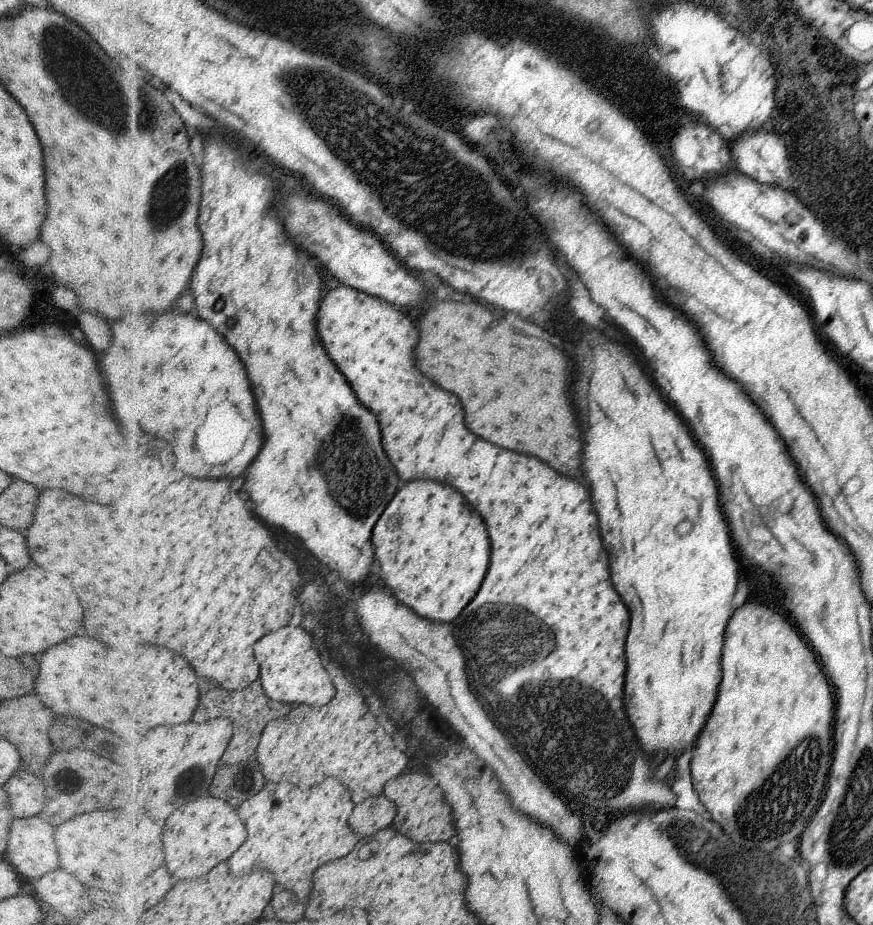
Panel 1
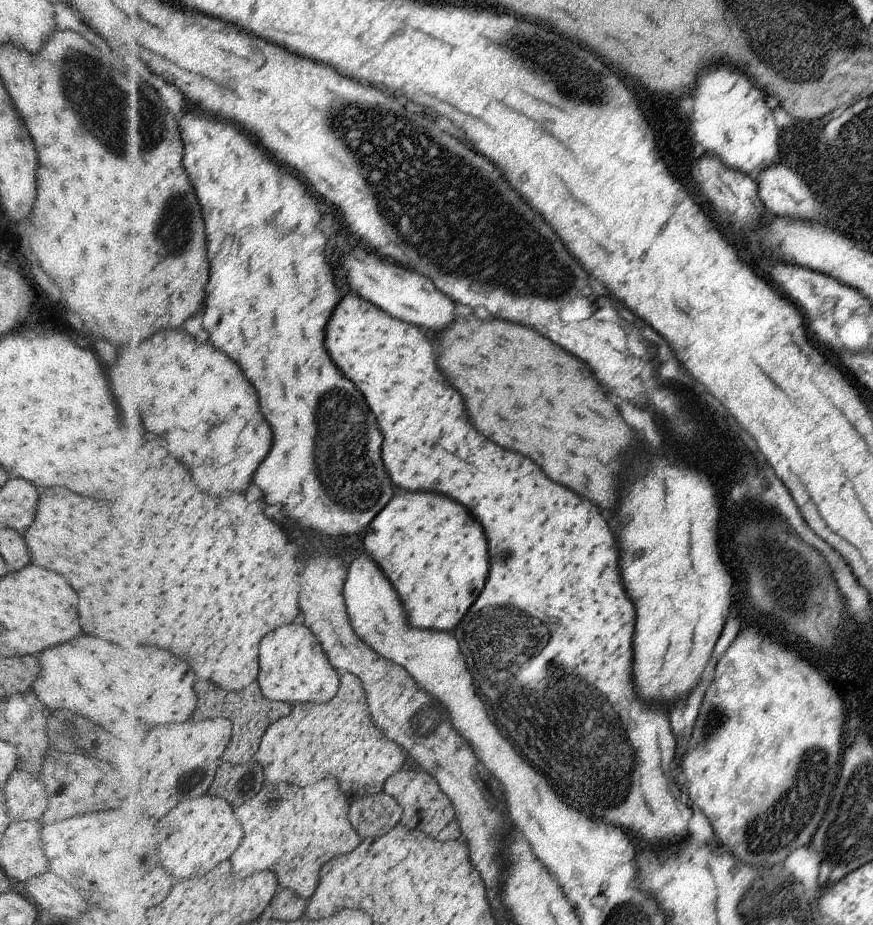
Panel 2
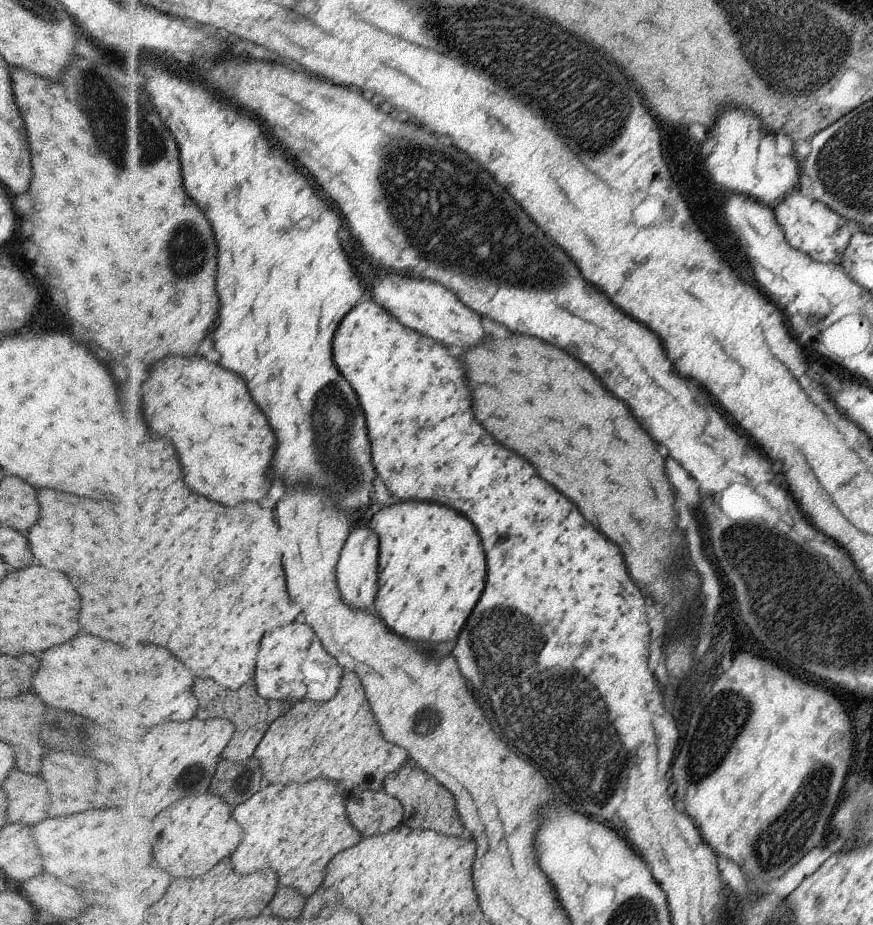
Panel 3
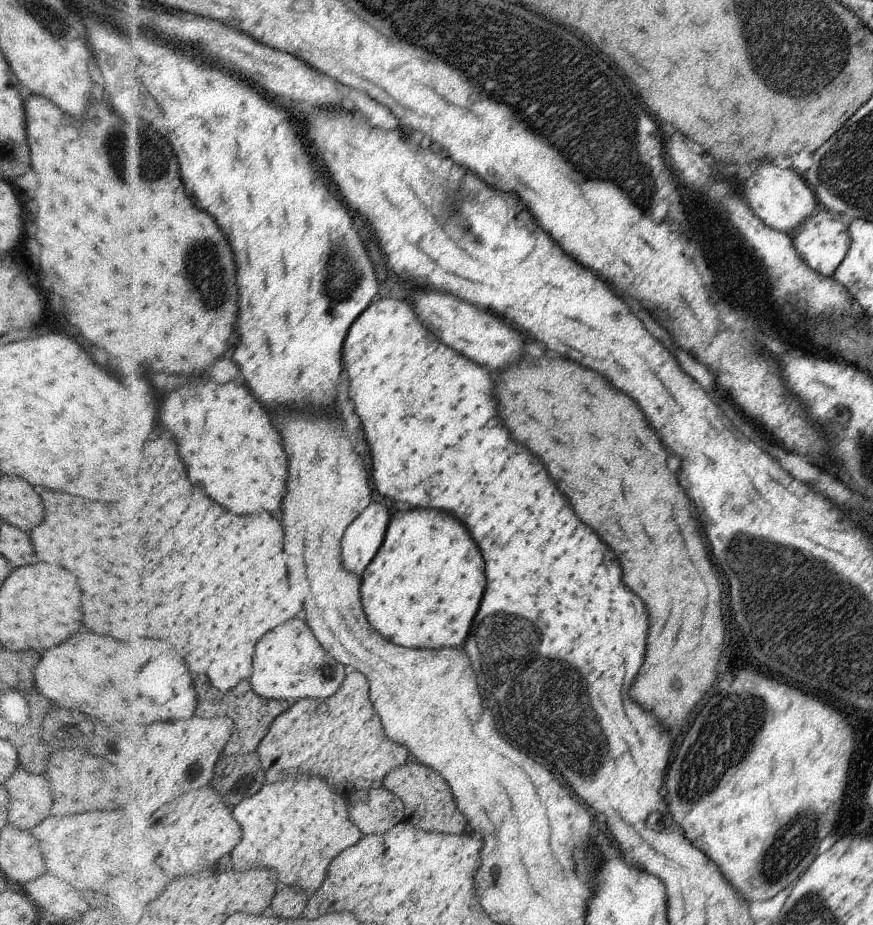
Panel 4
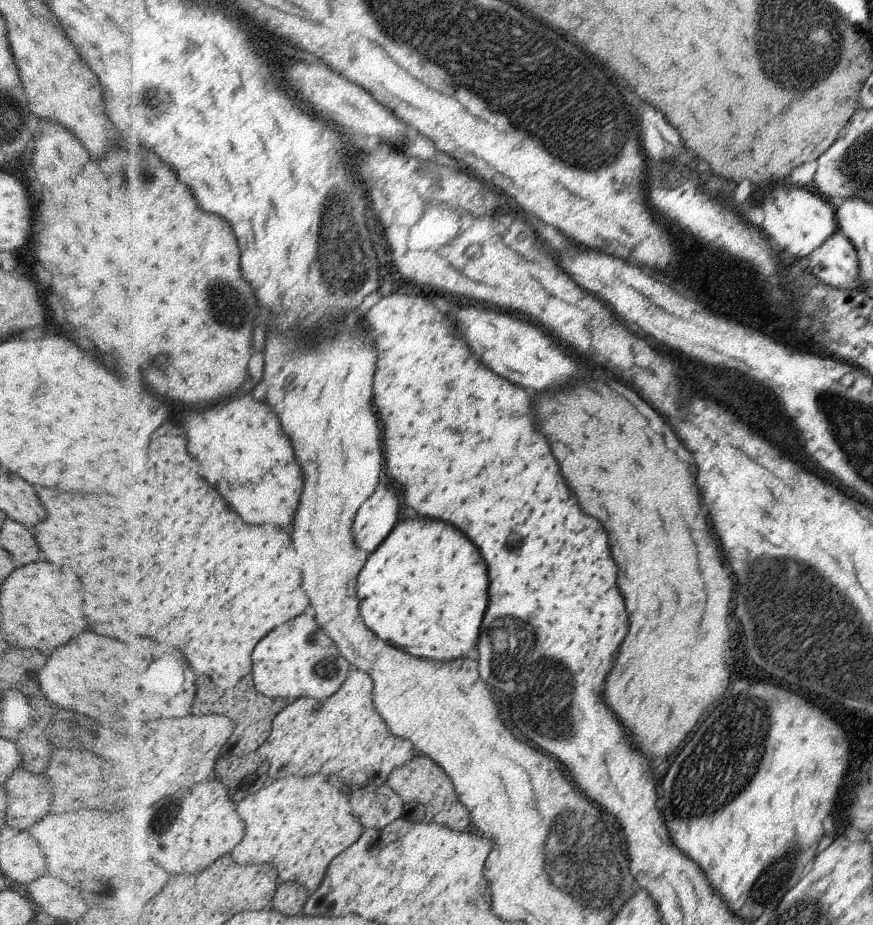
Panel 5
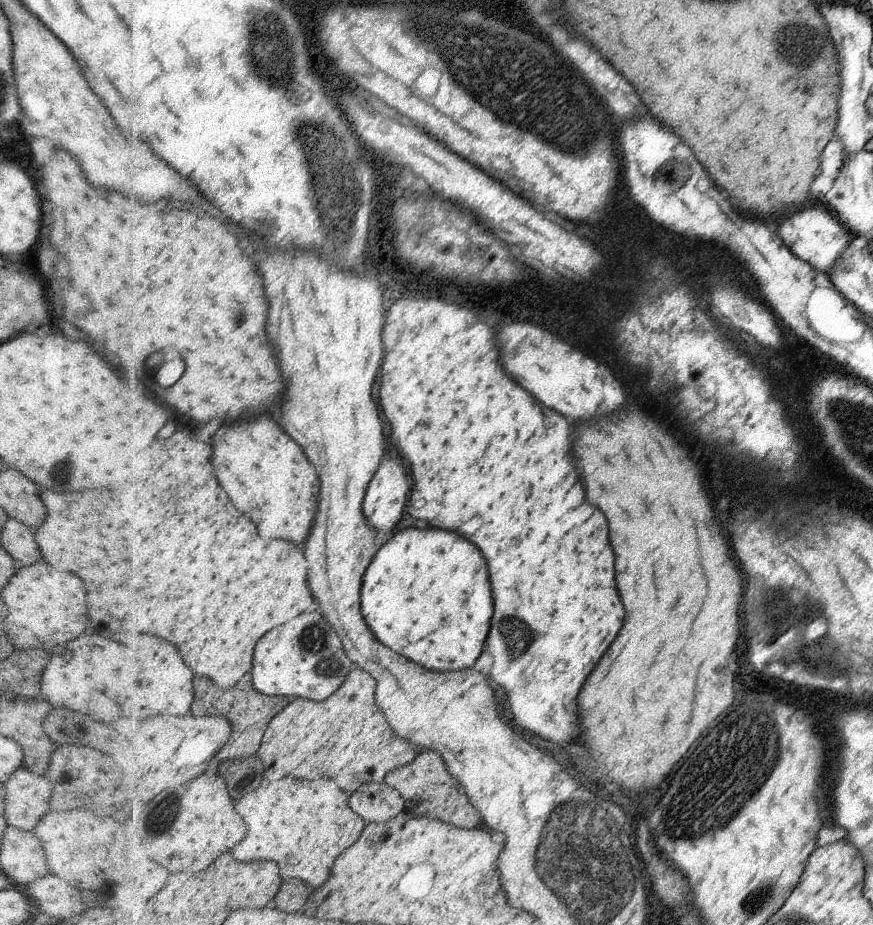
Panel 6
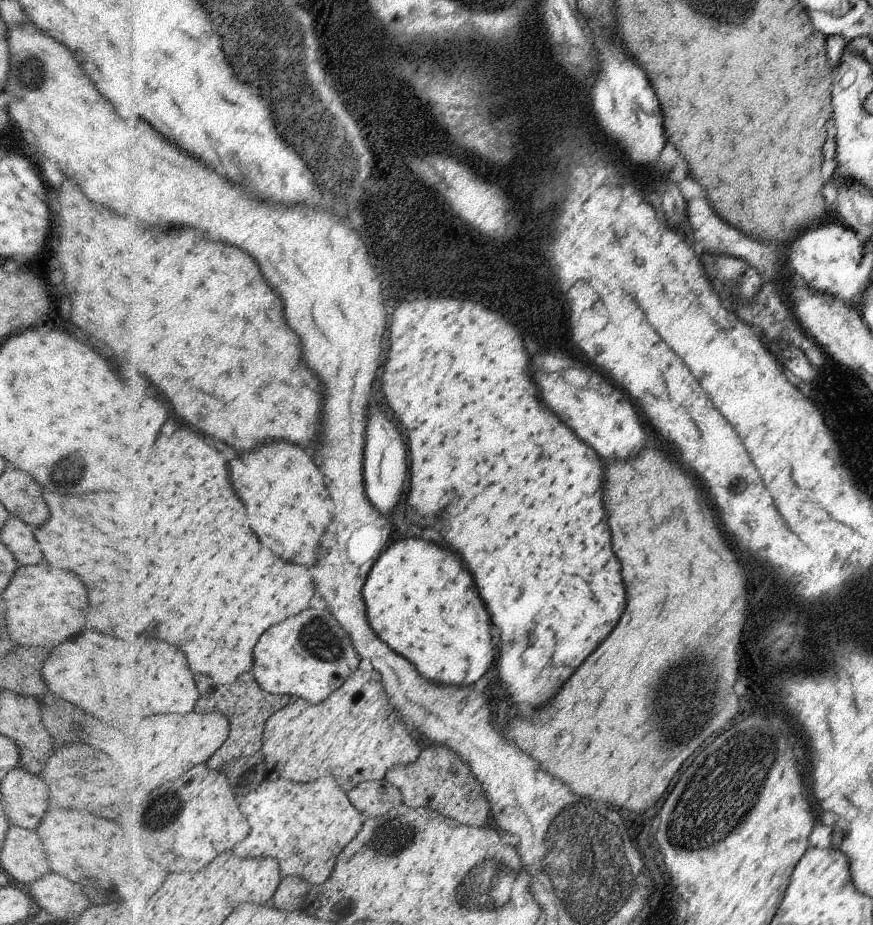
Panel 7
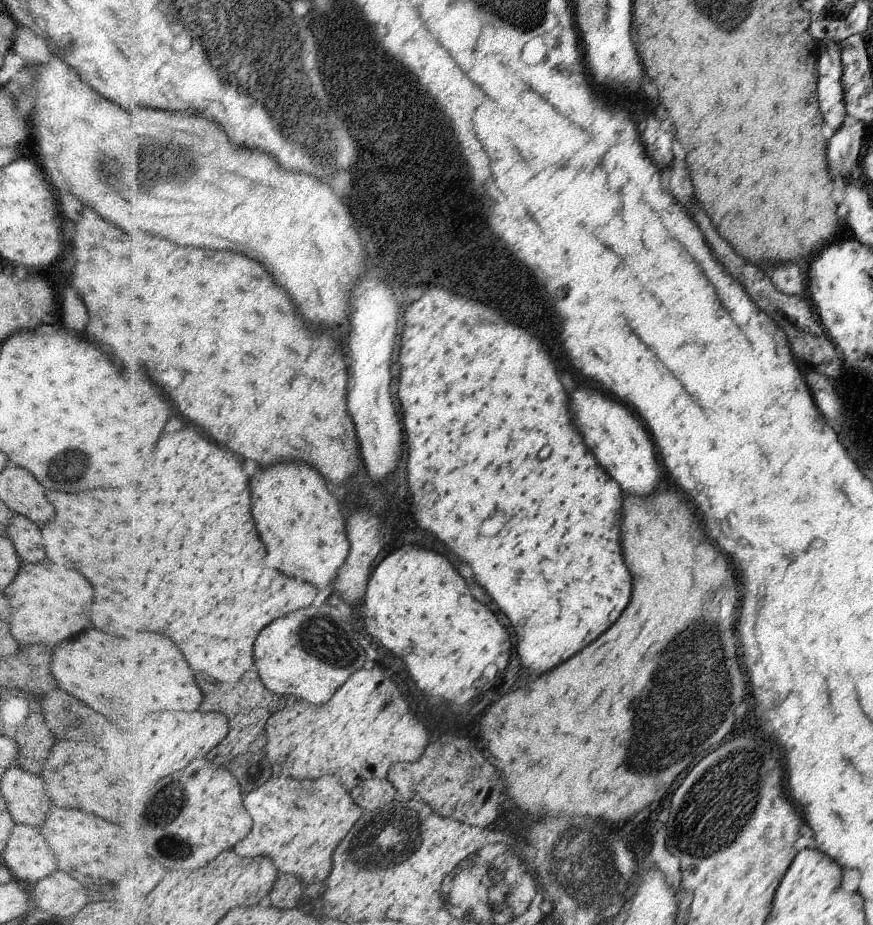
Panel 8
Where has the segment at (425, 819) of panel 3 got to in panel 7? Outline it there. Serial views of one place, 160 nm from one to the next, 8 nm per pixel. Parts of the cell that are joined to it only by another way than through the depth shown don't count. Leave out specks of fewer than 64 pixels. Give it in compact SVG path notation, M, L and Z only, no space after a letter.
M428 746L412 764L396 764L386 771L384 779L401 793L401 806L427 808L471 827L481 827L488 820L490 804L486 802L480 784L470 774L460 758L442 746Z

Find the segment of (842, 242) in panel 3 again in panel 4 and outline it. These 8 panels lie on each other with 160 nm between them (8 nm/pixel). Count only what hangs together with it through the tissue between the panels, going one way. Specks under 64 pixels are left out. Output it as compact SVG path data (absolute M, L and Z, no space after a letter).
M818 209L788 234L801 260L823 277L833 276L851 245L848 227L836 216L836 212L829 209Z

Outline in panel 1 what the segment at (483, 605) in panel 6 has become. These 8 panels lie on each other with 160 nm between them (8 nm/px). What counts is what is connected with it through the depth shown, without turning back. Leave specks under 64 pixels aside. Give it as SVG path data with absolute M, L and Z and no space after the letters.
M412 480L396 492L396 500L388 504L384 520L376 524L374 544L380 574L392 594L400 596L400 600L418 616L436 622L452 622L462 612L476 596L490 564L490 540L480 514L468 506L458 490L436 480Z

